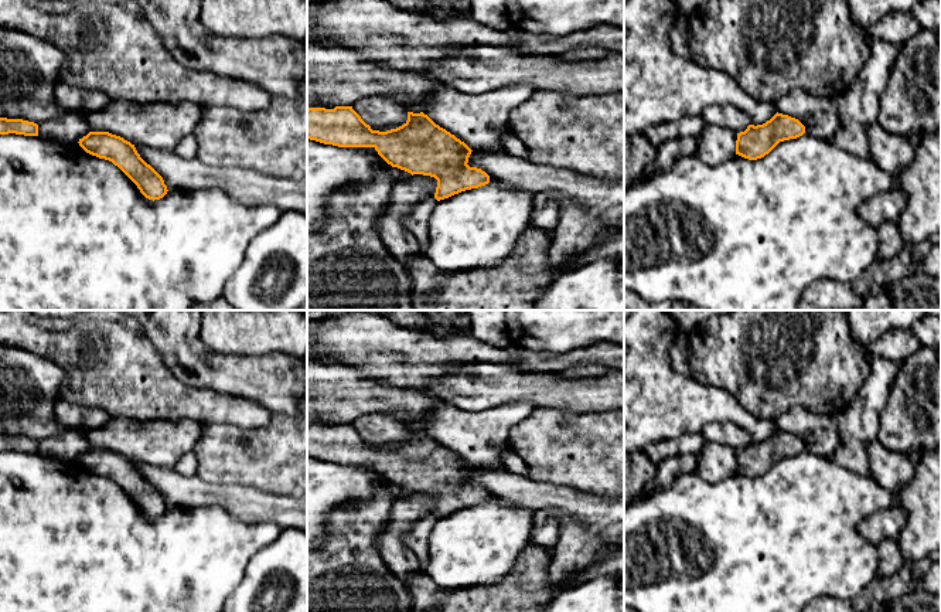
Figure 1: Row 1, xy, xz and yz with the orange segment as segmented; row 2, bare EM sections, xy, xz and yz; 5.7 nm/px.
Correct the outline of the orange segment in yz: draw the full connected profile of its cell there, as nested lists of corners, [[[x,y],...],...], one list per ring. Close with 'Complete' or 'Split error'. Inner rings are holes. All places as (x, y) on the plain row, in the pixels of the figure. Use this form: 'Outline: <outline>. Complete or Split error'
Outline: [[[775,431],[763,442],[749,442],[737,450],[736,472],[757,477],[768,472],[780,459],[797,456],[805,450],[805,443],[795,435]]]. Complete

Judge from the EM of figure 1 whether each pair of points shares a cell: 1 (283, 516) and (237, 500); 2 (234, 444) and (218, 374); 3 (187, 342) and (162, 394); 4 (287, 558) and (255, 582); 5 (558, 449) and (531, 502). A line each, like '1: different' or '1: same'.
1: same
2: different
3: different
4: same
5: different

